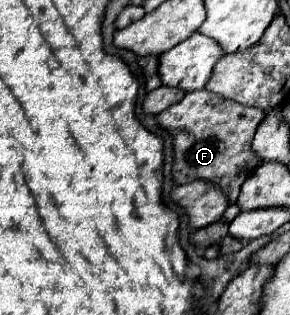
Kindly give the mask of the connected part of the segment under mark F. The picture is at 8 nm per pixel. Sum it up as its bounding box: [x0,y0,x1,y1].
[157,90,263,204]

